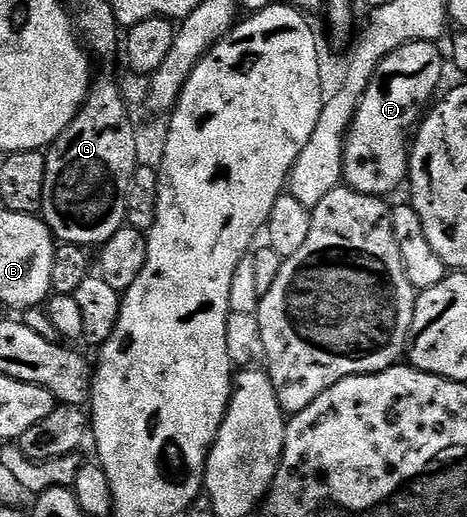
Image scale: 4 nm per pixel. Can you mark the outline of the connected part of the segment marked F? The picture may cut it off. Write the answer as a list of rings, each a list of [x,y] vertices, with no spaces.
[[[410,42],[406,46],[396,48],[396,52],[392,52],[376,68],[374,79],[358,101],[358,110],[350,123],[350,131],[346,134],[346,147],[342,153],[342,177],[350,189],[381,198],[390,196],[393,190],[398,190],[401,186],[403,189],[407,185],[412,135],[427,113],[428,107],[435,101],[434,93],[442,82],[442,73],[447,66],[443,51],[441,54],[438,48],[432,42]]]

